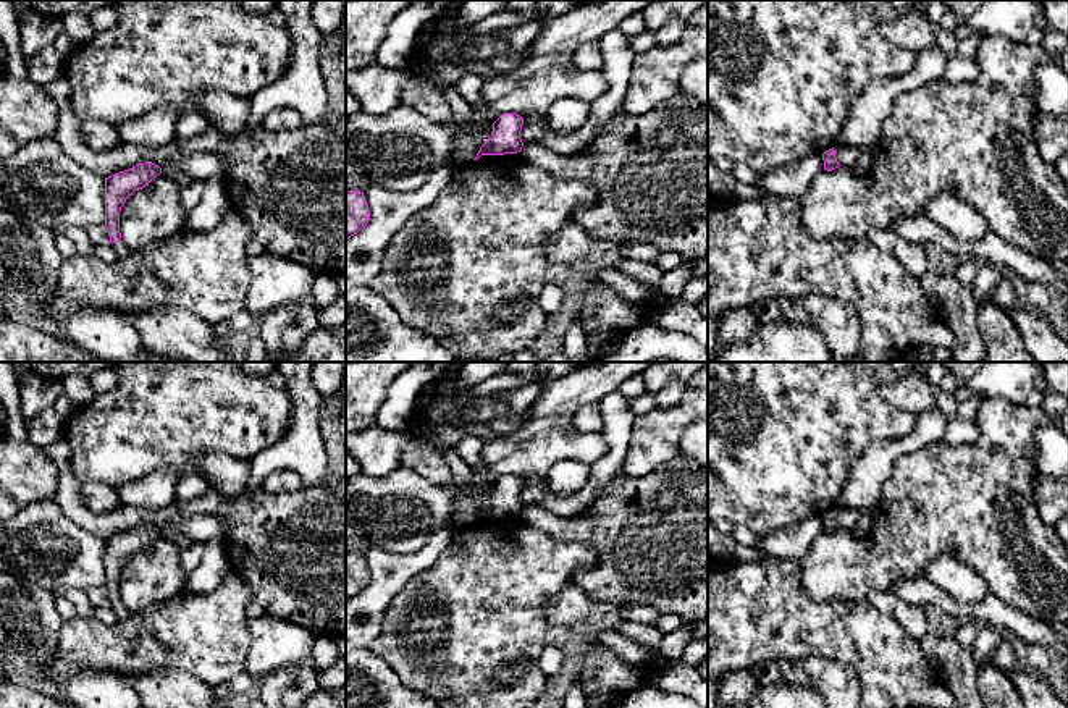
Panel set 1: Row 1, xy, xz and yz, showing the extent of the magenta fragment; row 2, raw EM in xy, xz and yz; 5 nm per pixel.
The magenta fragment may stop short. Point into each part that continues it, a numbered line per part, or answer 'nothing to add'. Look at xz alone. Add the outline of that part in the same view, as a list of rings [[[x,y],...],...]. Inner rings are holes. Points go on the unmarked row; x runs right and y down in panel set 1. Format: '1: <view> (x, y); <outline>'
nothing to add

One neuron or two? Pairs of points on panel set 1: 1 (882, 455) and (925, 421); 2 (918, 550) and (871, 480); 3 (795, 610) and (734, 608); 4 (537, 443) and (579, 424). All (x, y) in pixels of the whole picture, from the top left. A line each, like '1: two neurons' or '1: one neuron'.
1: one neuron
2: two neurons
3: one neuron
4: two neurons

